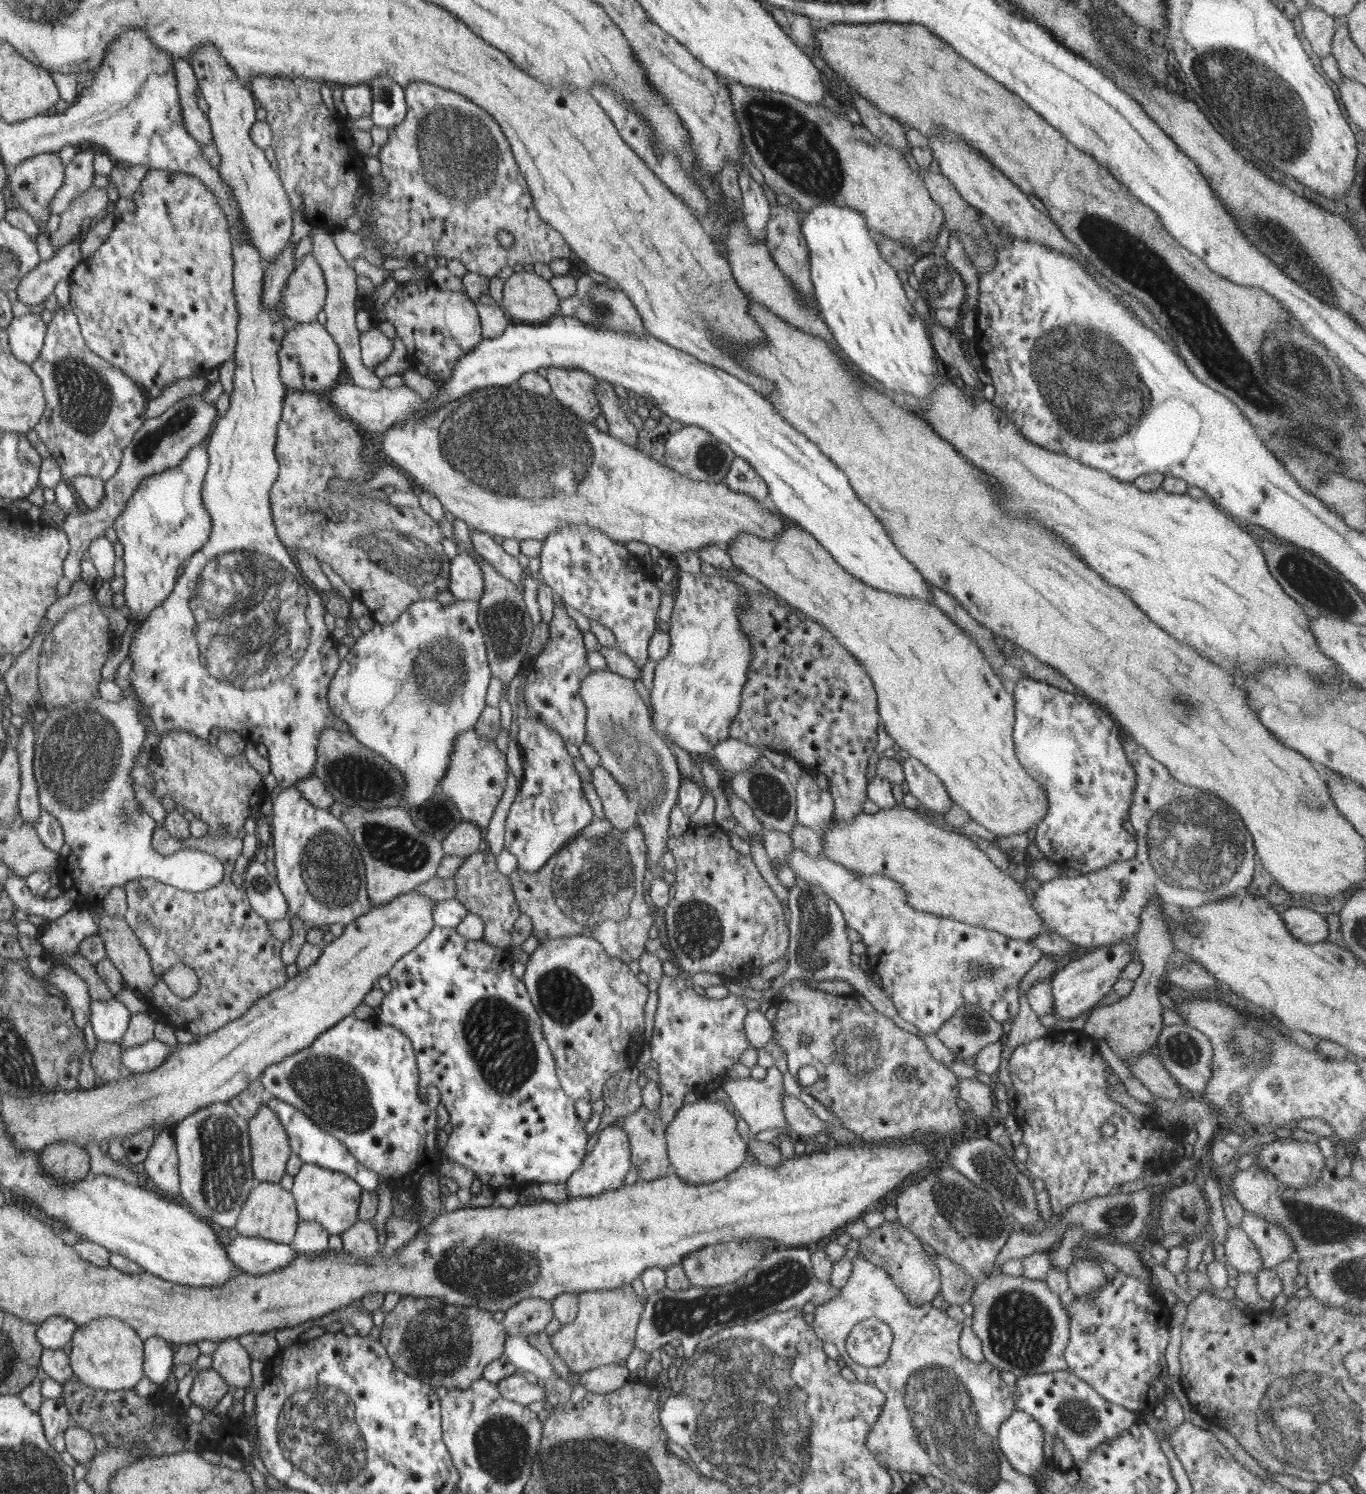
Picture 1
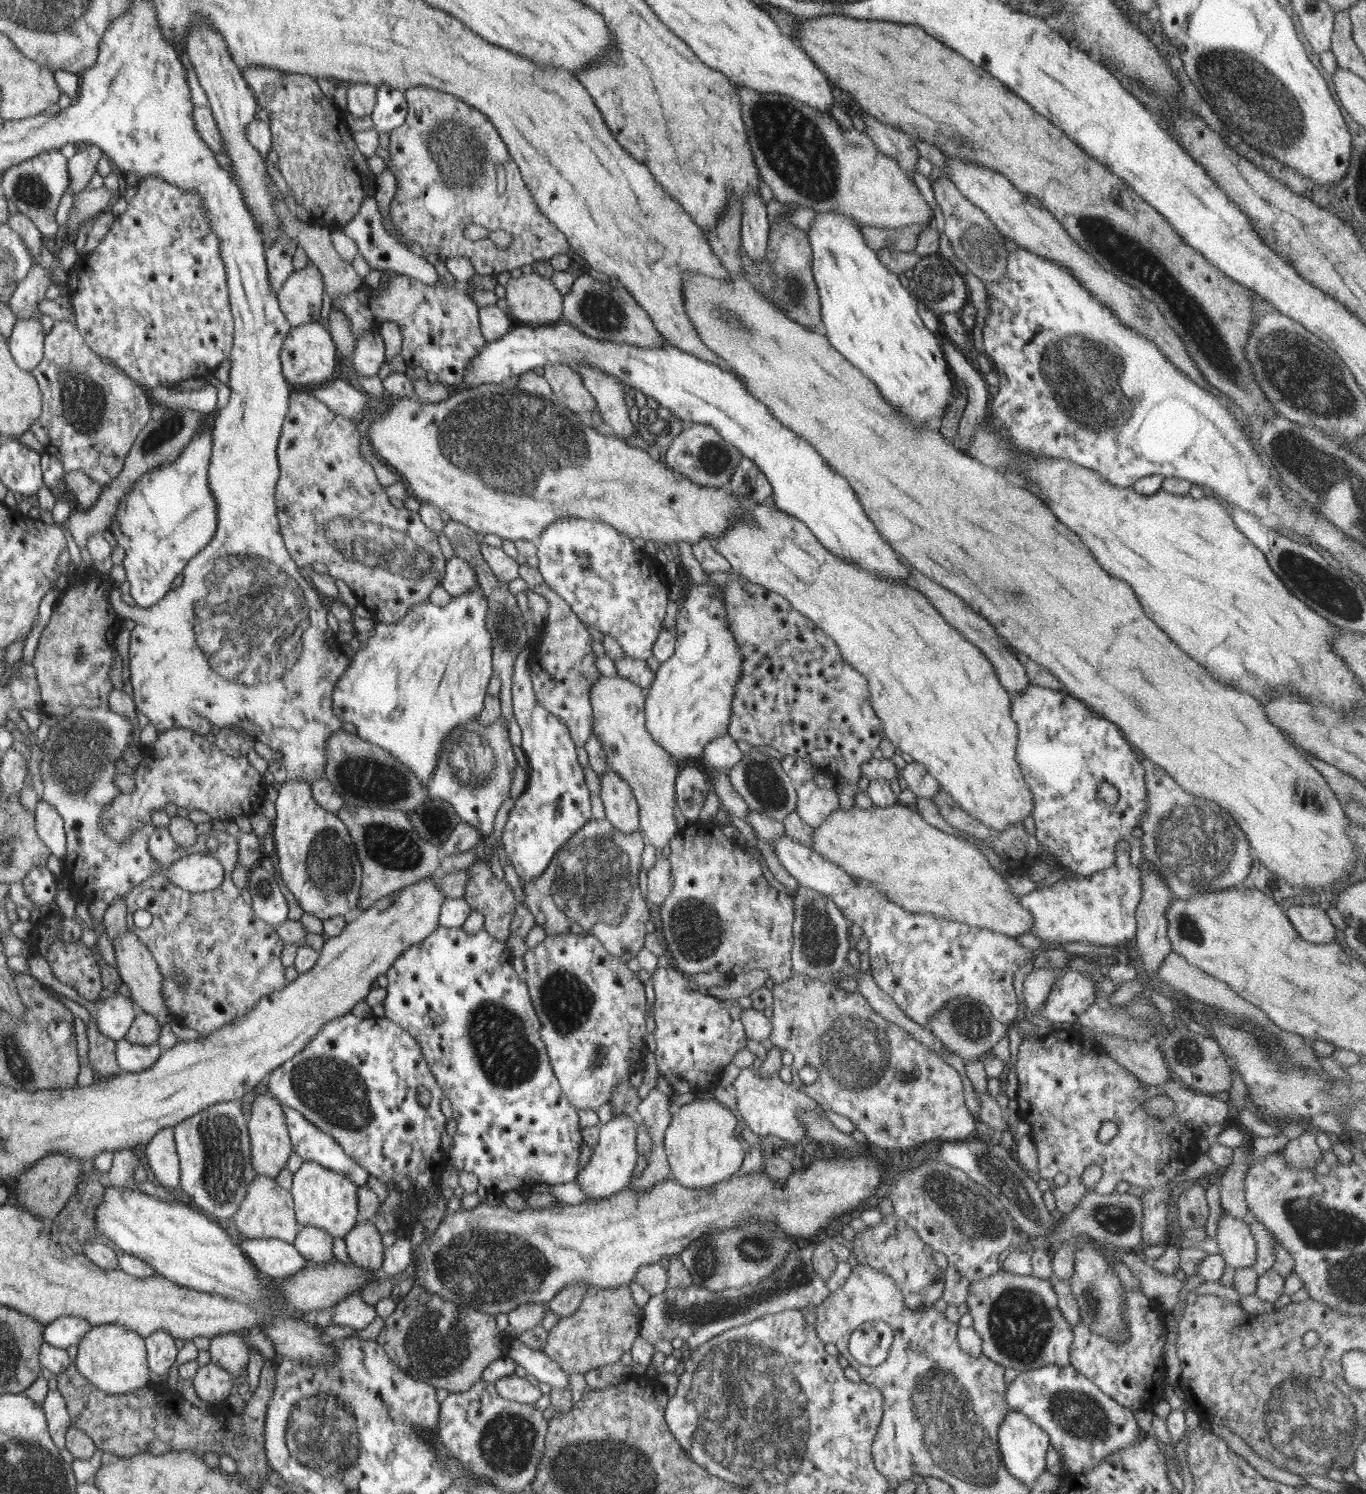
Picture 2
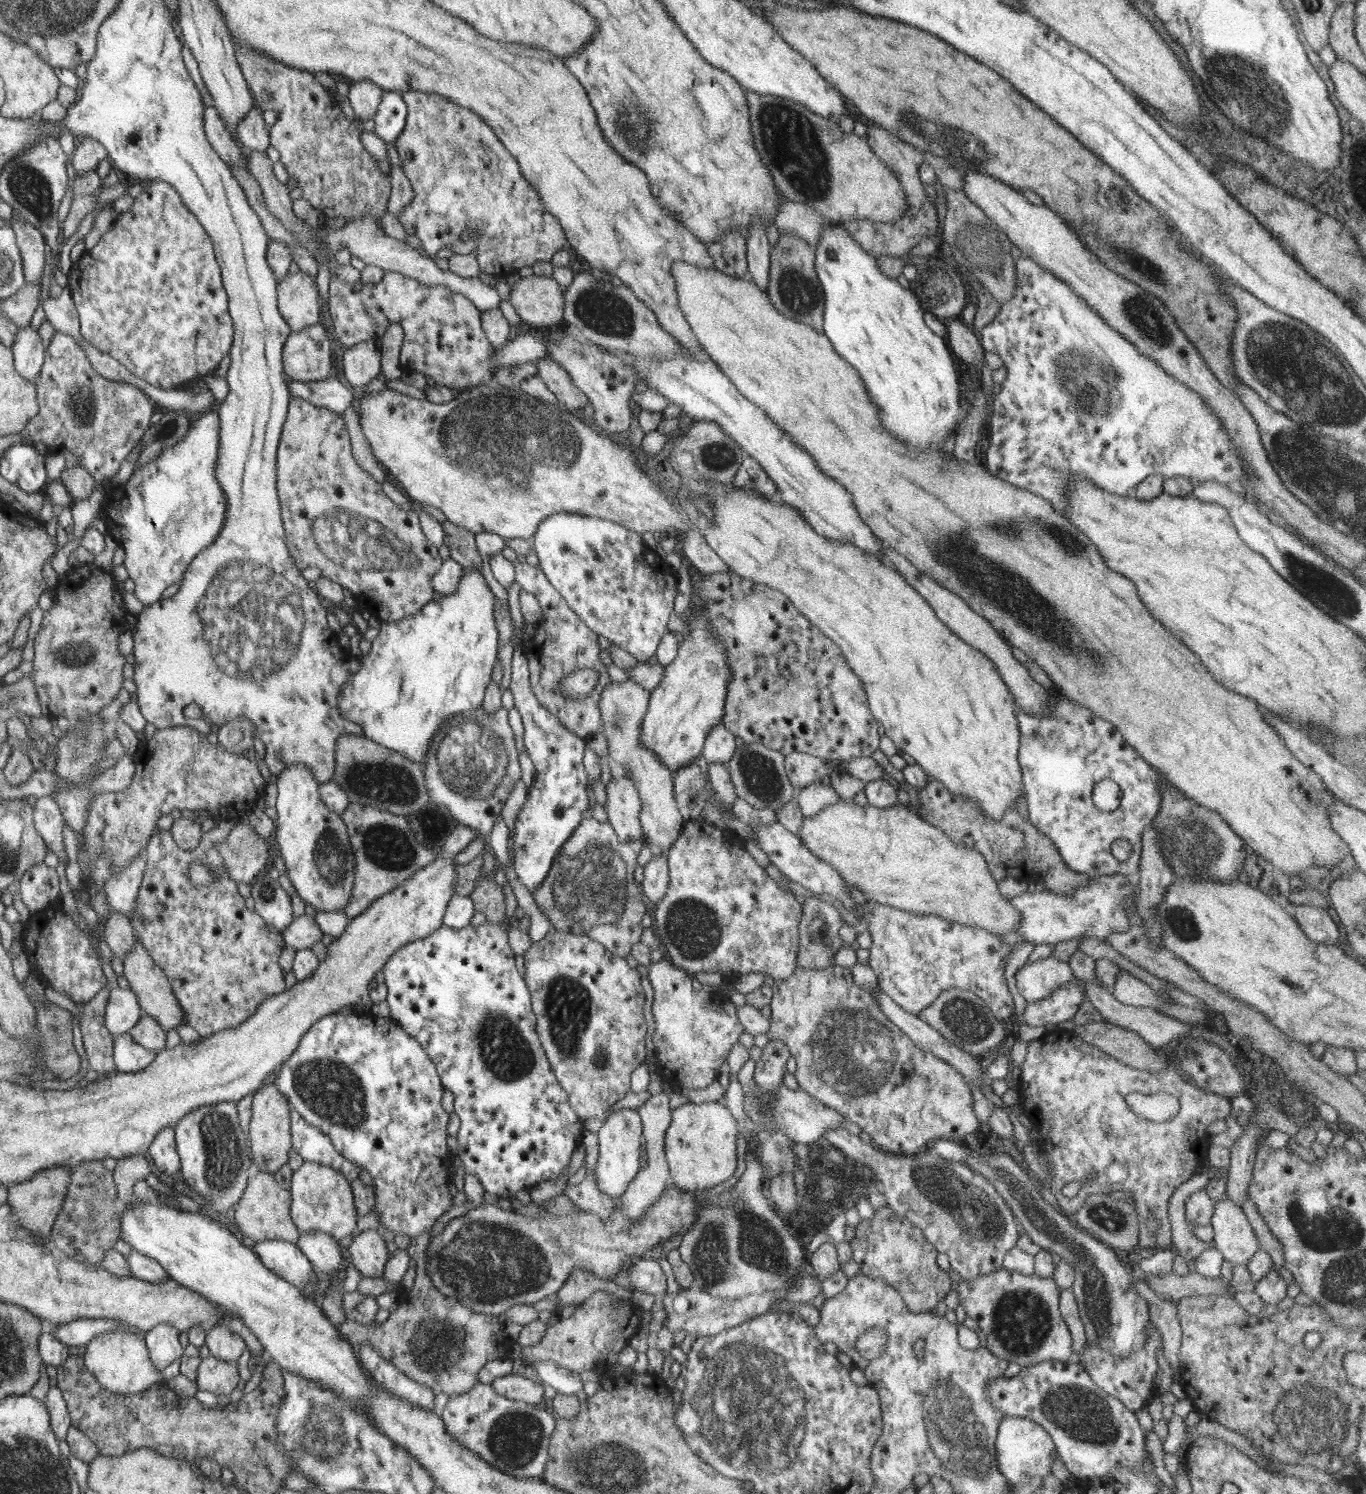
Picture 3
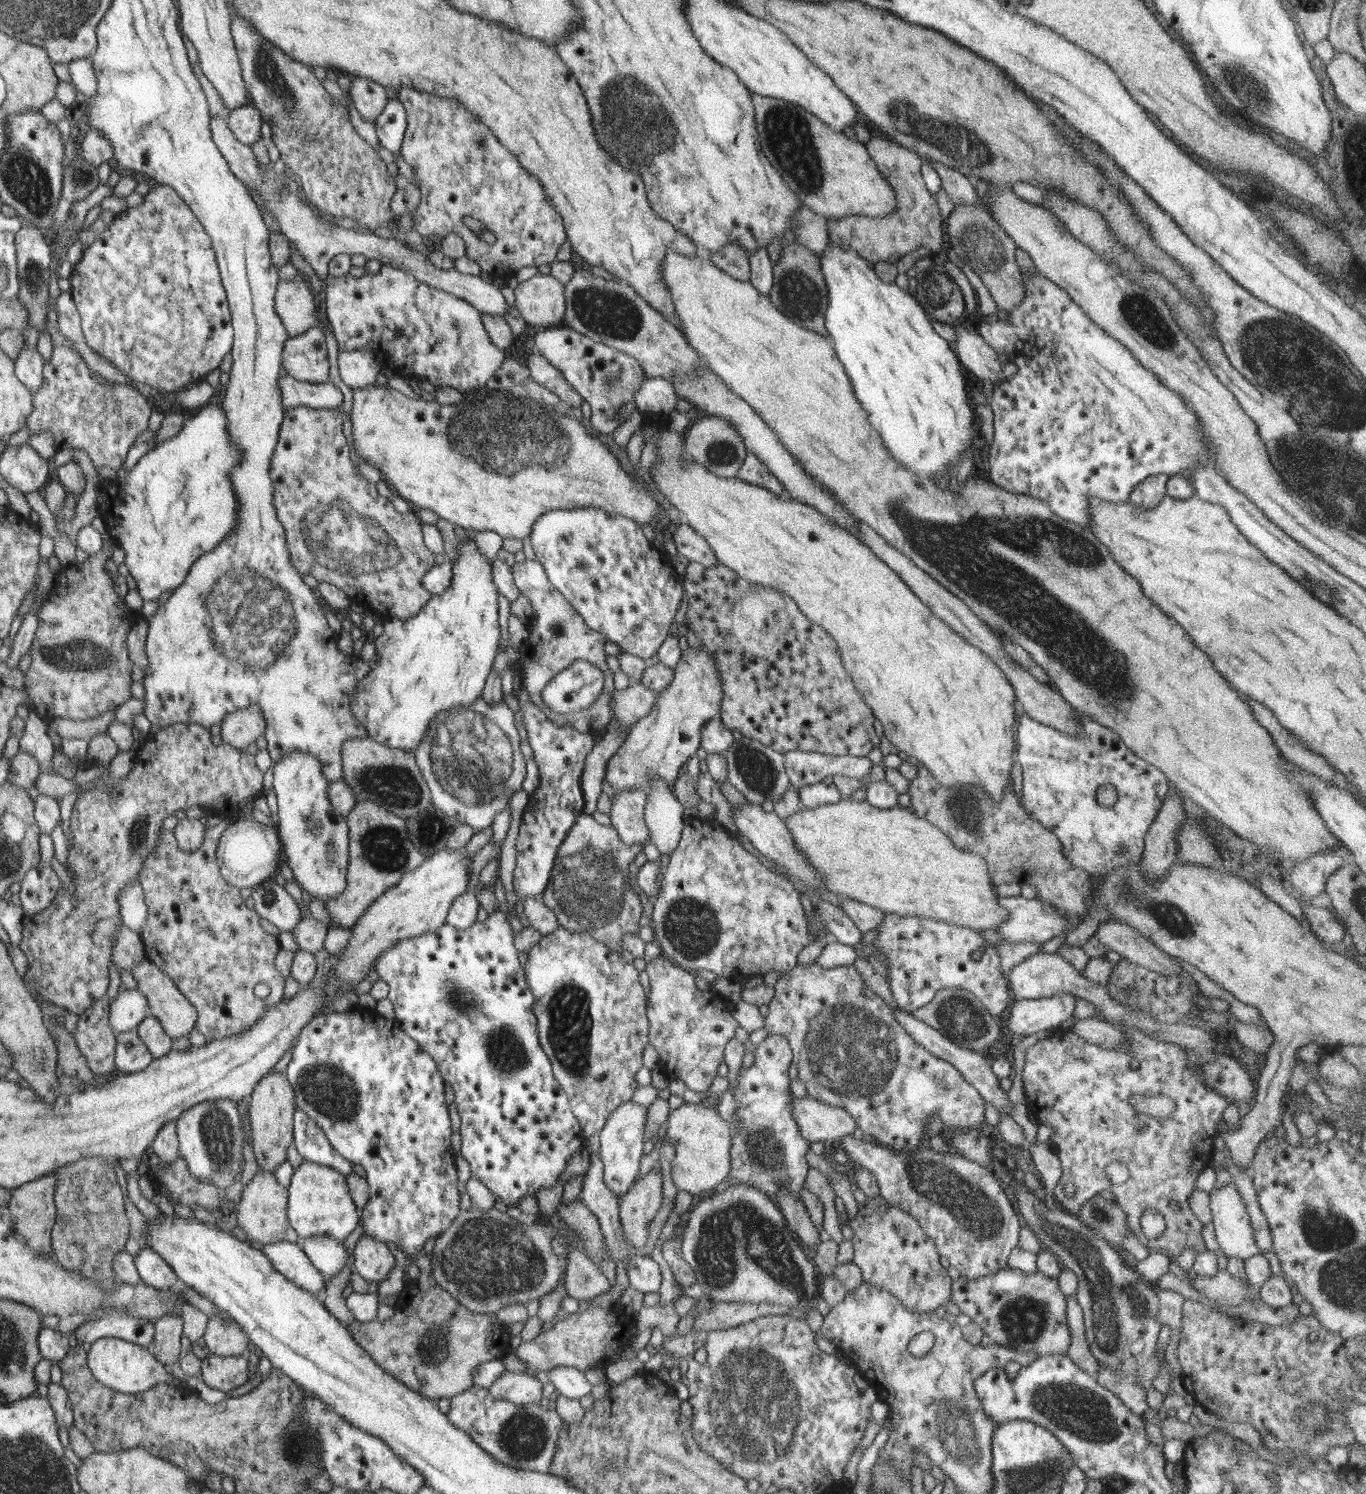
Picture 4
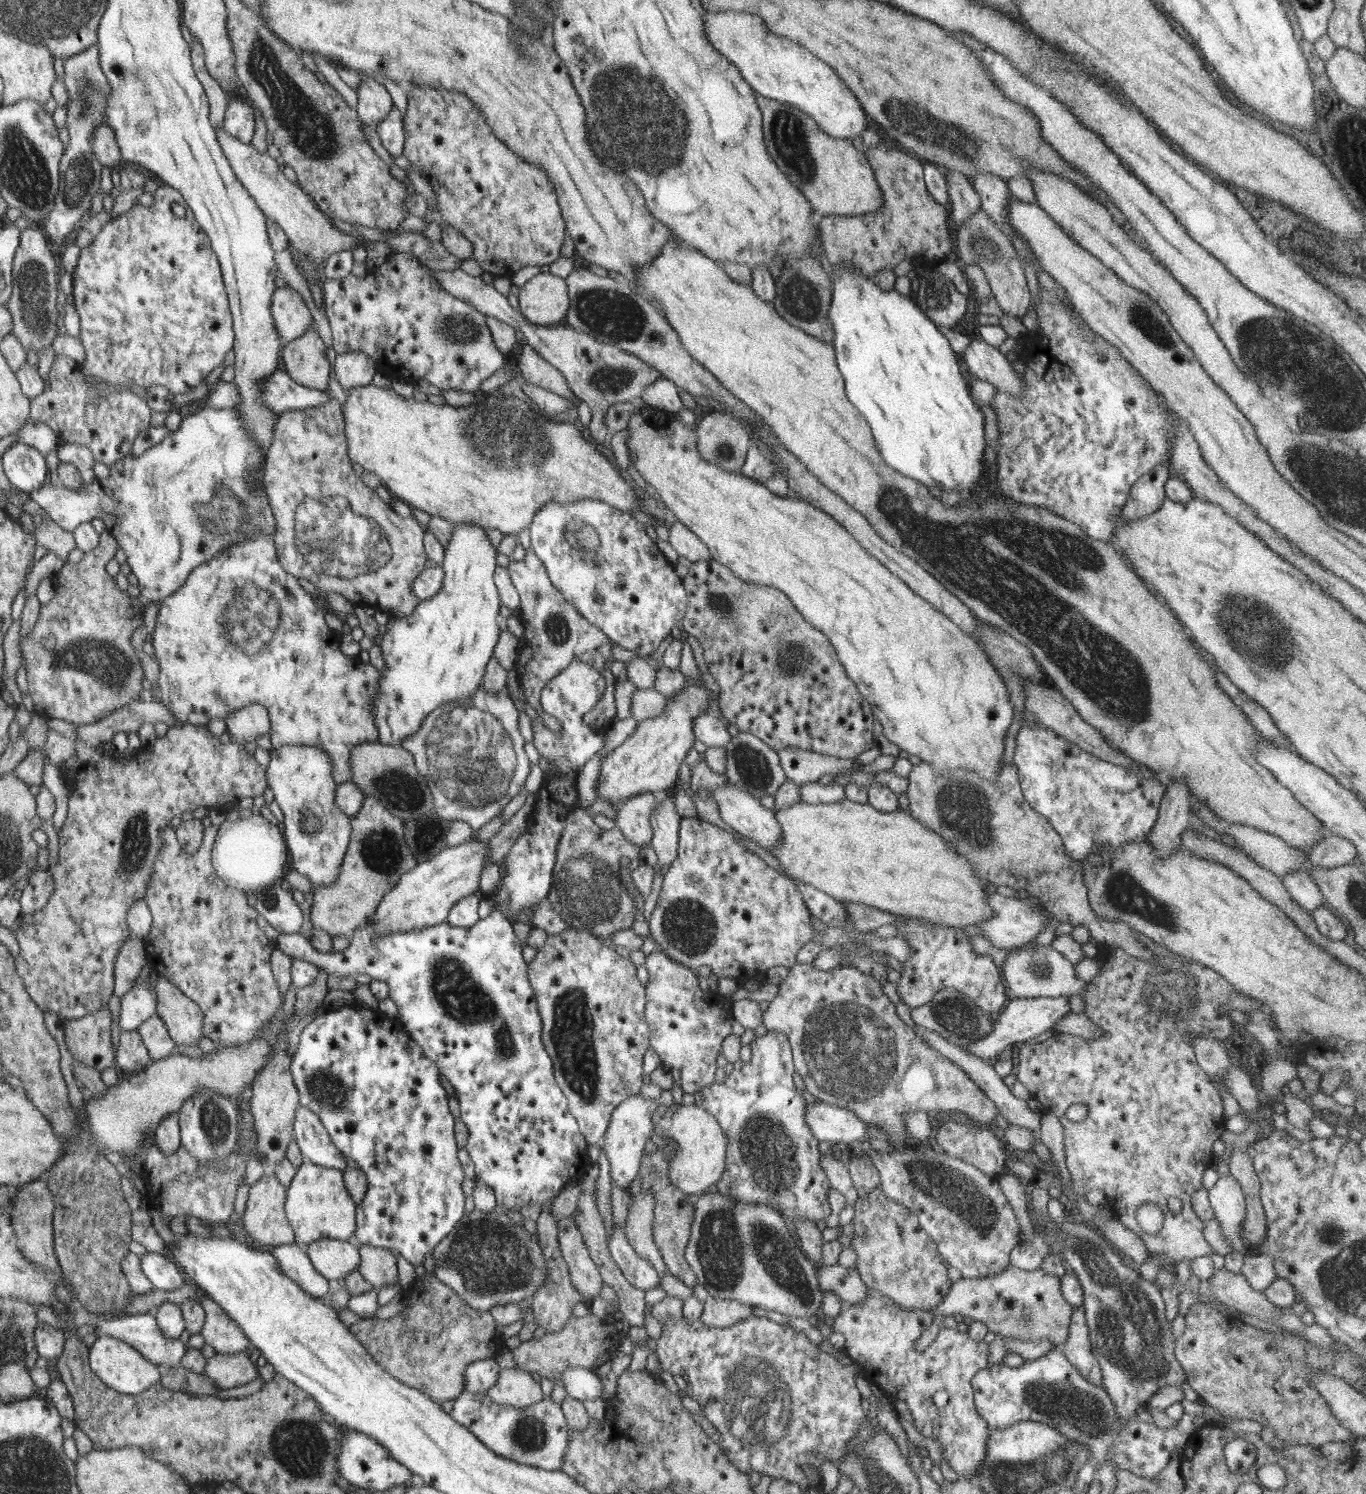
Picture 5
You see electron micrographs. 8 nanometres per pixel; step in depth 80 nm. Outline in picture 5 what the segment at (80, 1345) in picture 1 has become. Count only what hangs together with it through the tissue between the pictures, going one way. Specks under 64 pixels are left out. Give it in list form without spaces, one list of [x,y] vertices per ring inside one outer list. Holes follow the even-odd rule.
[[[108,1336],[100,1337],[94,1342],[91,1349],[91,1368],[111,1390],[124,1395],[144,1393],[158,1386],[162,1376],[159,1366],[148,1360],[142,1352],[136,1351],[130,1343]]]

